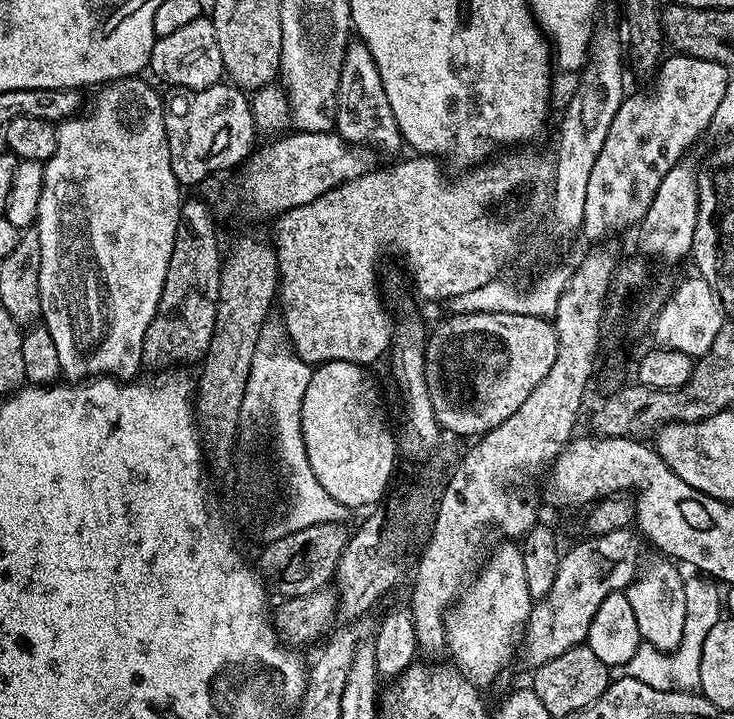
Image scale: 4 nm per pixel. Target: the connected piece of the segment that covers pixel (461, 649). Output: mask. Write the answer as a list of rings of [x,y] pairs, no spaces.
[[[512,542],[504,543],[508,544],[500,544],[493,550],[484,569],[483,564],[479,569],[480,576],[471,577],[455,604],[444,613],[444,642],[447,651],[452,651],[451,663],[481,690],[494,683],[500,671],[511,662],[512,655],[515,652],[517,655],[534,603],[526,590],[519,547]]]

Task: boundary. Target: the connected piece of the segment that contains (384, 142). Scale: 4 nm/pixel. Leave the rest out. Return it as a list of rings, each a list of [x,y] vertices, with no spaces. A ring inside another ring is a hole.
[[[359,42],[349,43],[347,50],[344,51],[338,82],[334,131],[346,143],[370,148],[377,153],[396,152],[402,148],[400,124],[394,118],[394,110],[390,110],[386,86],[382,86],[382,74],[378,74],[376,59],[365,44]]]

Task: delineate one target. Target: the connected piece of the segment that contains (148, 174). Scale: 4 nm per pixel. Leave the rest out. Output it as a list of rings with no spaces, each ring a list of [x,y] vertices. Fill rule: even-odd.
[[[144,78],[114,80],[99,89],[96,101],[88,113],[71,116],[69,120],[59,121],[56,128],[57,149],[44,164],[42,198],[38,202],[38,214],[34,231],[40,249],[40,289],[42,290],[43,327],[50,330],[58,349],[60,371],[69,381],[83,382],[101,376],[111,376],[121,382],[128,382],[144,364],[144,339],[146,330],[158,310],[158,298],[162,298],[162,286],[166,282],[166,270],[170,266],[170,254],[174,250],[174,238],[180,225],[180,205],[182,203],[182,185],[174,178],[170,162],[170,146],[164,125],[165,101],[144,81]]]

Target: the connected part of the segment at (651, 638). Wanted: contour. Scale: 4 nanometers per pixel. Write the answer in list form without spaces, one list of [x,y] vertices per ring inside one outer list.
[[[659,559],[652,560],[649,564],[647,561],[637,571],[626,589],[626,595],[630,602],[630,610],[634,610],[634,619],[638,621],[641,641],[654,646],[659,652],[671,654],[682,642],[682,630],[686,626],[690,605],[686,602],[685,573],[680,573],[676,569],[679,567],[671,559]]]

